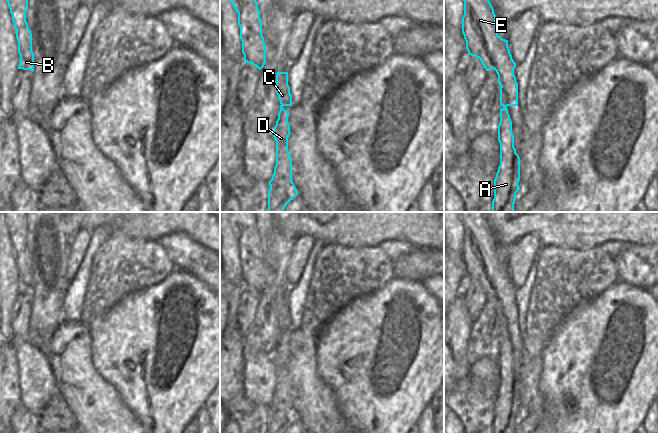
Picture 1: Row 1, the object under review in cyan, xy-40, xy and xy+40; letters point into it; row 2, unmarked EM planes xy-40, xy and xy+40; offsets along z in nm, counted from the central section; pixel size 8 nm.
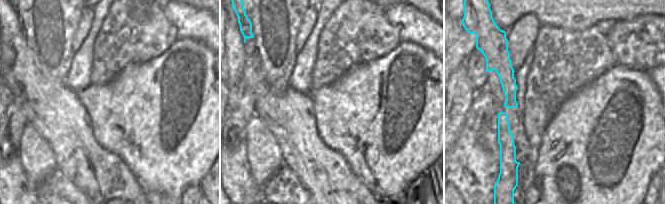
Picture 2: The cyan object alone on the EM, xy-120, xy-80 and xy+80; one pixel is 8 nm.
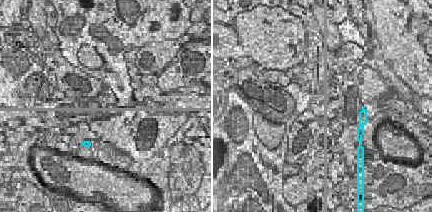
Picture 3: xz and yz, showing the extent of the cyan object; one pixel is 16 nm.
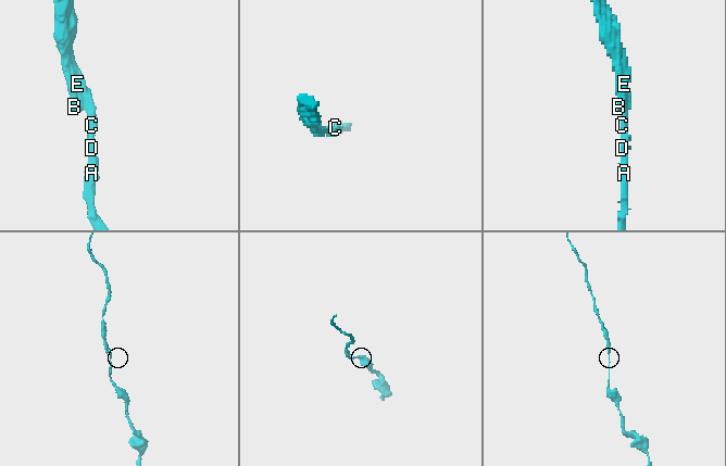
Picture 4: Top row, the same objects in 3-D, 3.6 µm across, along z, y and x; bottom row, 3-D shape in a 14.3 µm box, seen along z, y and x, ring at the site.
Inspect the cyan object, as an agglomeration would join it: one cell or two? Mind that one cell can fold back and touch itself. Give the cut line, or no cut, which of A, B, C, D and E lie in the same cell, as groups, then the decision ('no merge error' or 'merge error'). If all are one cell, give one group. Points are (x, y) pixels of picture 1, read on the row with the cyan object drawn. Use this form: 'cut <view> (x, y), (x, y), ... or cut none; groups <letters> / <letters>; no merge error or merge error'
cut none; groups A B C D E; no merge error

